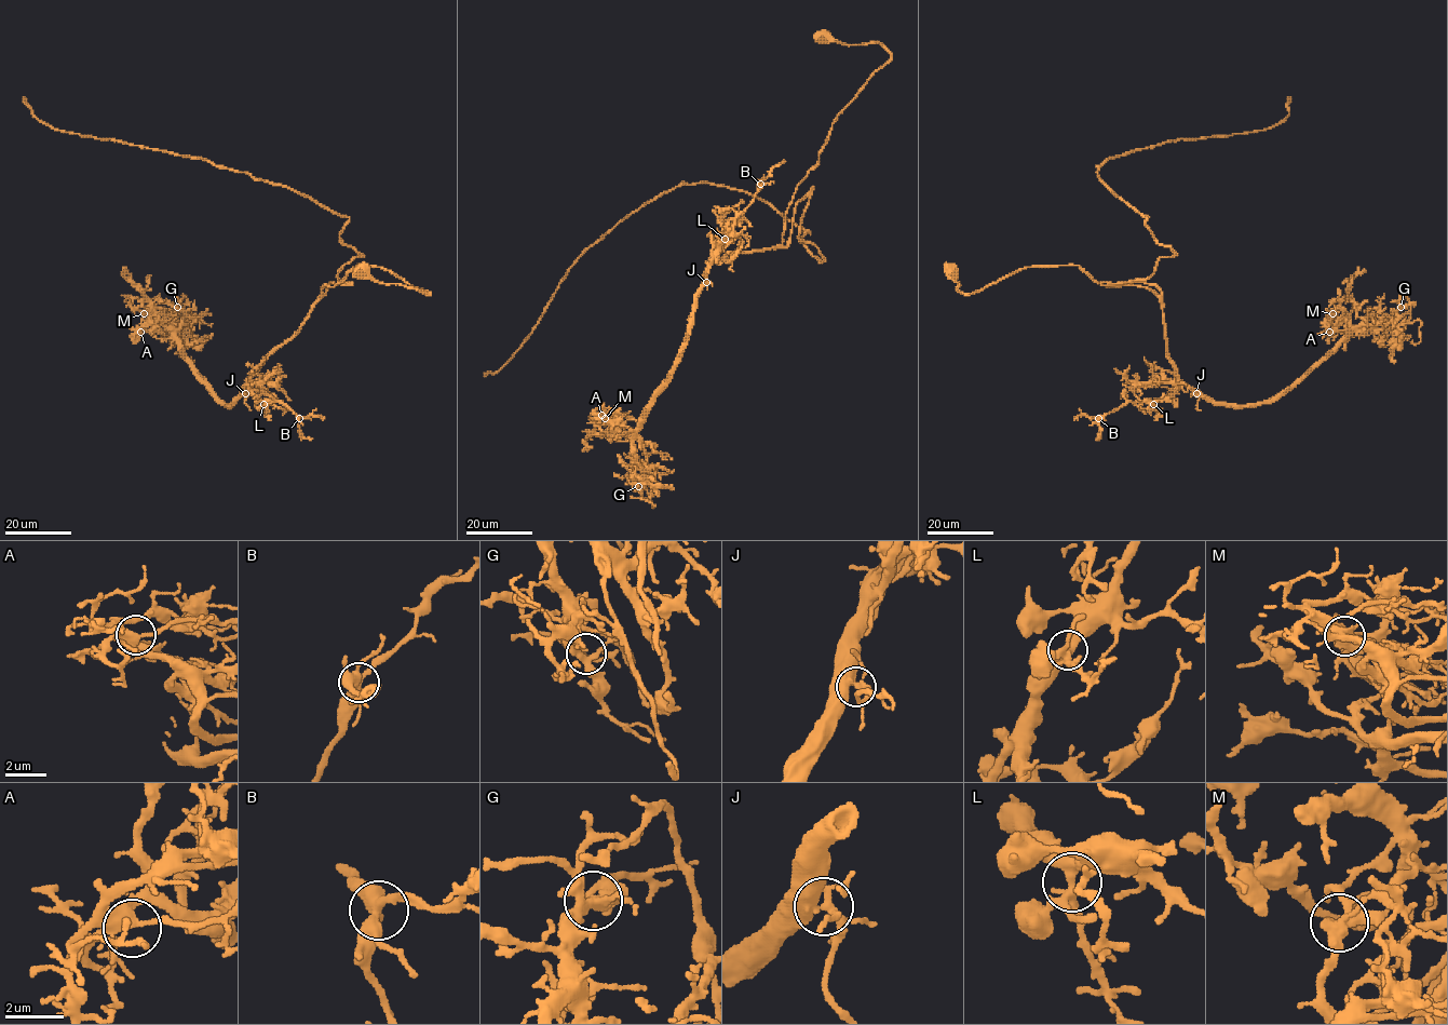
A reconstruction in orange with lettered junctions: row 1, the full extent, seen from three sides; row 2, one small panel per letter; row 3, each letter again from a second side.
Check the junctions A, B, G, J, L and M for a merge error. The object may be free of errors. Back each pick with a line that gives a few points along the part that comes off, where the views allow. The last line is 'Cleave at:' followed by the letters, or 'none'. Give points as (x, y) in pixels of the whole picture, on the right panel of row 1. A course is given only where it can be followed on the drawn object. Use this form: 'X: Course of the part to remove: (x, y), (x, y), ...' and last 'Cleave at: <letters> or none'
M: Course of the part to remove: (1333, 314), (1331, 325), (1339, 332), (1357, 325), (1381, 324), (1392, 328), (1419, 321), (1420, 340), (1411, 344)
Cleave at: M

